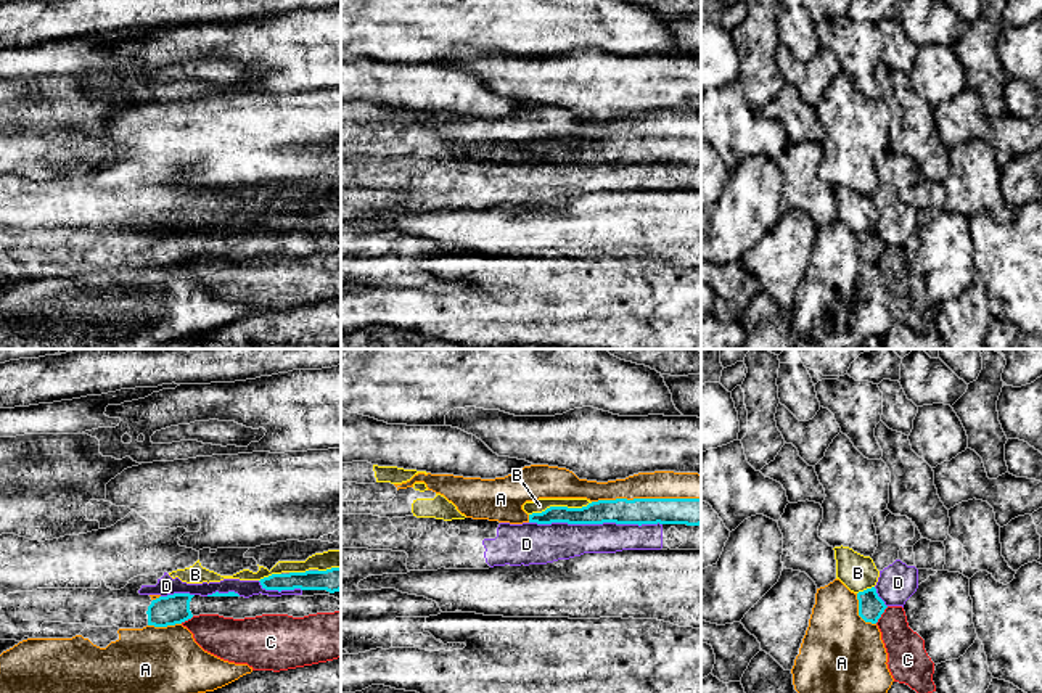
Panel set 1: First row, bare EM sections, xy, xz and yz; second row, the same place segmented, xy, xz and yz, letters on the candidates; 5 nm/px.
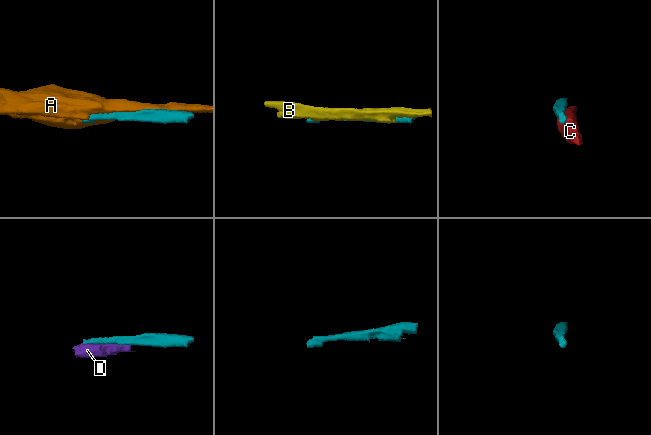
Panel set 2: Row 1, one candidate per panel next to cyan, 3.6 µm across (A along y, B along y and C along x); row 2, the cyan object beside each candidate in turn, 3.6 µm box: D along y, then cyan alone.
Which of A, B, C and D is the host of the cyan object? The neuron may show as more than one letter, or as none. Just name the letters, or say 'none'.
A

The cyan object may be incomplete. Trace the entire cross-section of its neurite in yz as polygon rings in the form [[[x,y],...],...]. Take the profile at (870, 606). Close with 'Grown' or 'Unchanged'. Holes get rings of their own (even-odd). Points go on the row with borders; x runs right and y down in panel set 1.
[[[875,587],[859,592],[857,600],[859,600],[859,616],[865,622],[876,624],[884,609],[888,608],[884,601],[878,597]]]. Unchanged

